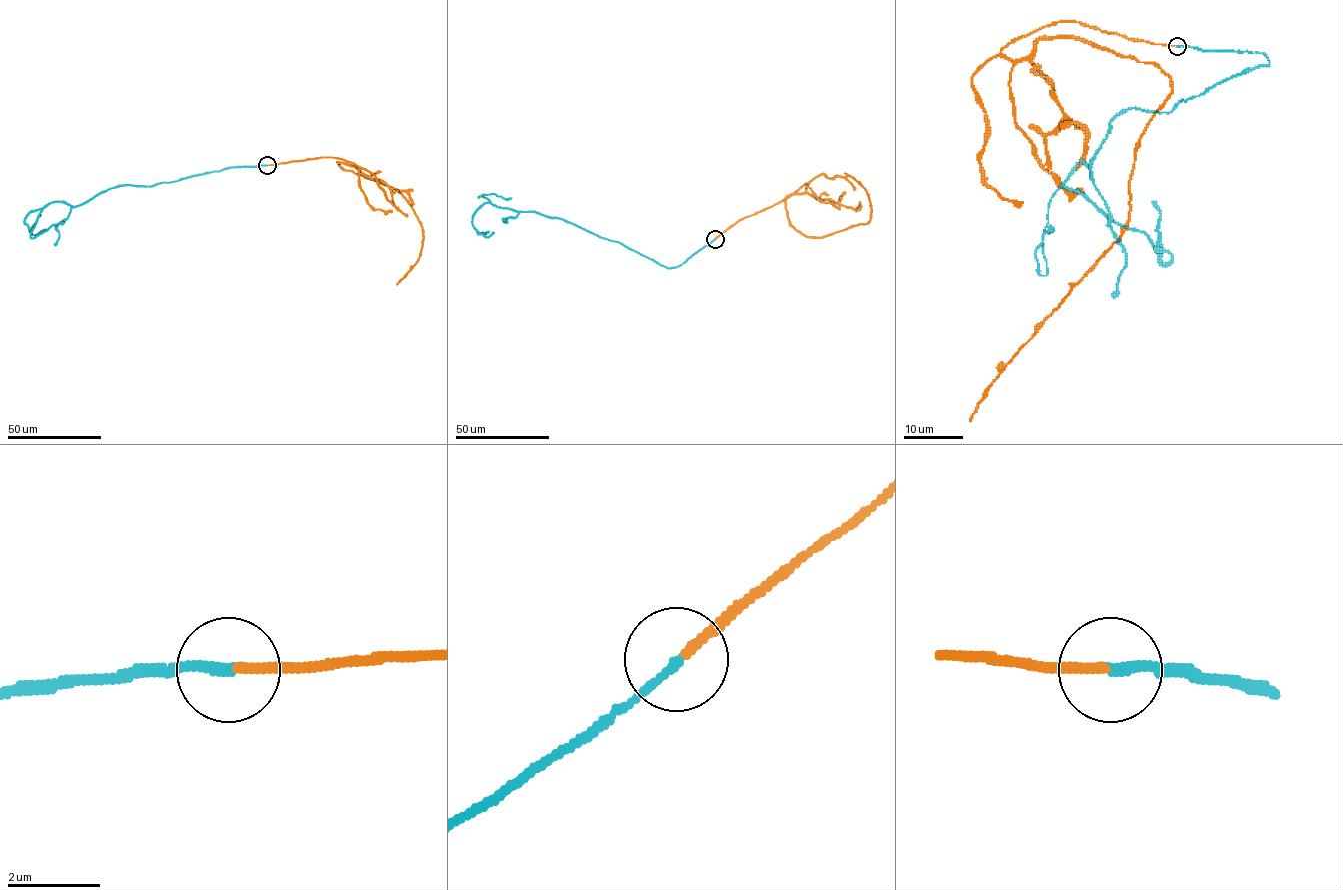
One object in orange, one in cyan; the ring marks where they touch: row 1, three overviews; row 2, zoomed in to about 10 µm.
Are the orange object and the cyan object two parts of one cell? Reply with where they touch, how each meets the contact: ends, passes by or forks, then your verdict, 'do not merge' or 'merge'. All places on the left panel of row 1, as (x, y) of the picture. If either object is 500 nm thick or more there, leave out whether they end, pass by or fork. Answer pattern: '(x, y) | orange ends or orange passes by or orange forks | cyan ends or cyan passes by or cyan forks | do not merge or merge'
(267, 165) | orange ends | cyan ends | merge

